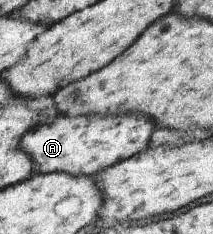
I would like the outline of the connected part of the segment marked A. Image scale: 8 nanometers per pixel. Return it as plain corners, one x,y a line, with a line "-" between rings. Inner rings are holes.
117,114
111,116
57,116
51,123
42,123
18,138
18,147
33,160
33,173
50,174
63,172
72,176
93,176
99,170
123,161
147,148
149,136
155,129
152,118
140,114

